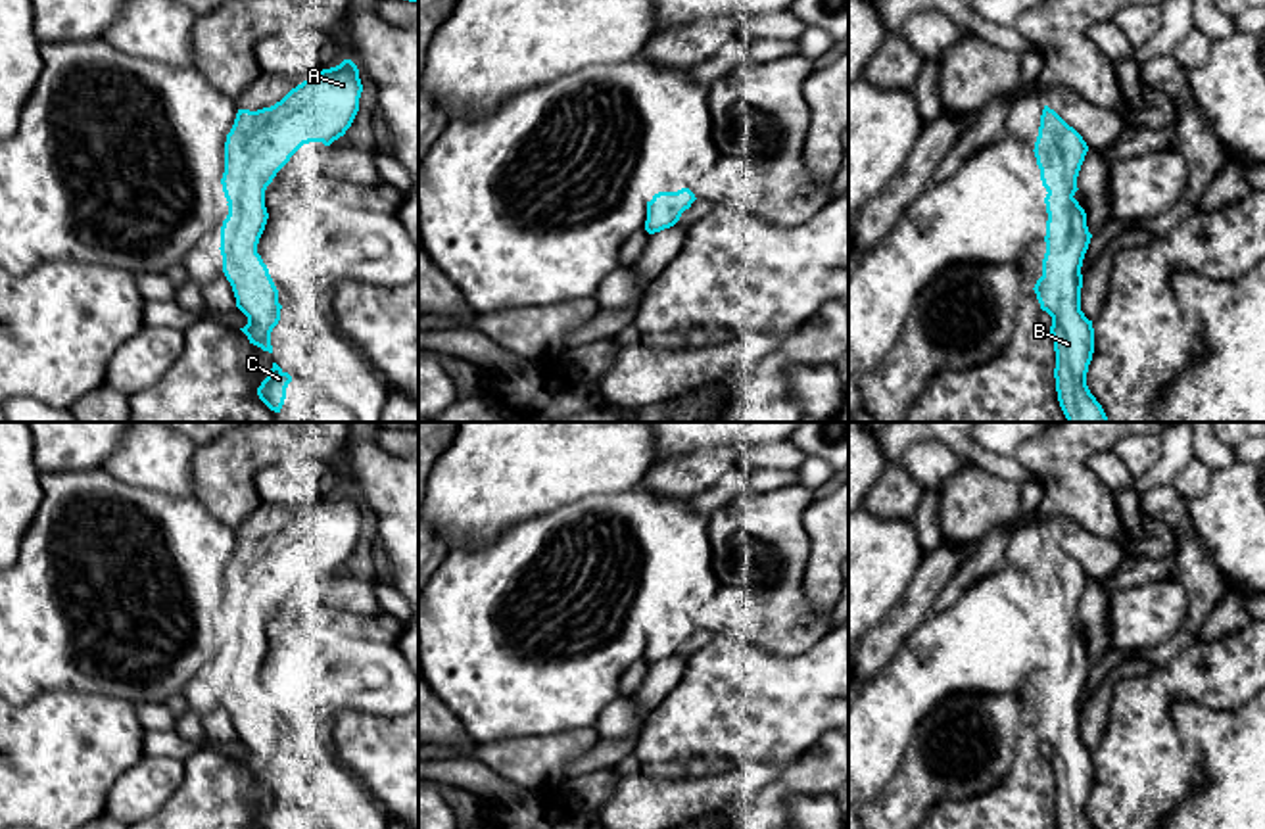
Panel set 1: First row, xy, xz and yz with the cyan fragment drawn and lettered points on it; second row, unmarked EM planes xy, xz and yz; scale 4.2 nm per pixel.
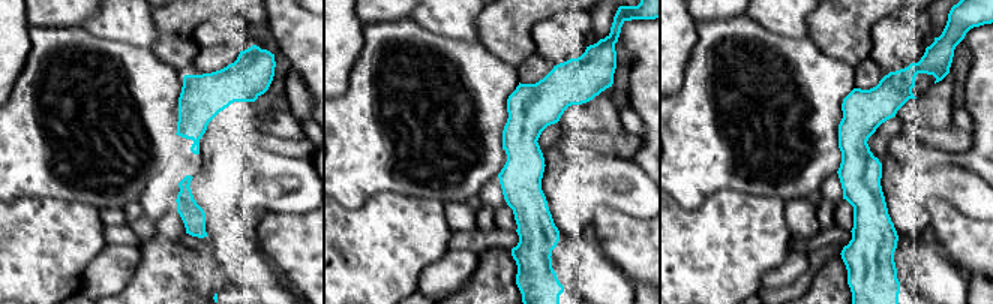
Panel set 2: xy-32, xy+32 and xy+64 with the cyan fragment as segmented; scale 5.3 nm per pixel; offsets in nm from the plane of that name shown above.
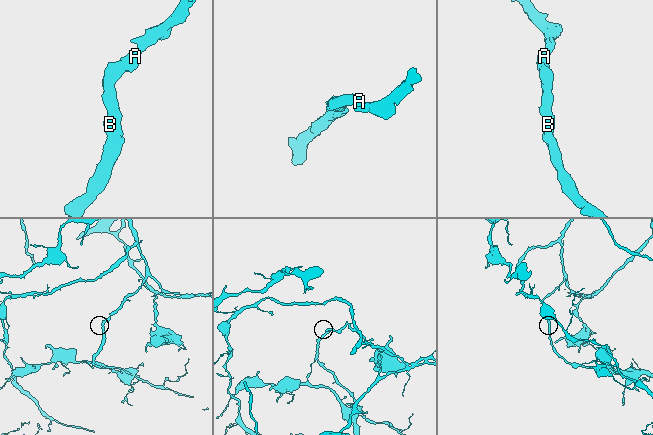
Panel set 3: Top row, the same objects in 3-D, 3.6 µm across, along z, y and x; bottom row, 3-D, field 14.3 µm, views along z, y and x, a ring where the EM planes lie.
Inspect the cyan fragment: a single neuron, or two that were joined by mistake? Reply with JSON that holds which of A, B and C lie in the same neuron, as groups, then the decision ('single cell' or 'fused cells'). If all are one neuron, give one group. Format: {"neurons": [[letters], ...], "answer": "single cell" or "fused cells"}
{"neurons": [["A"], ["B", "C"]], "answer": "fused cells"}

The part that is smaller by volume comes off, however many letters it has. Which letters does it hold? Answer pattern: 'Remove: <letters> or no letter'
Remove: A

